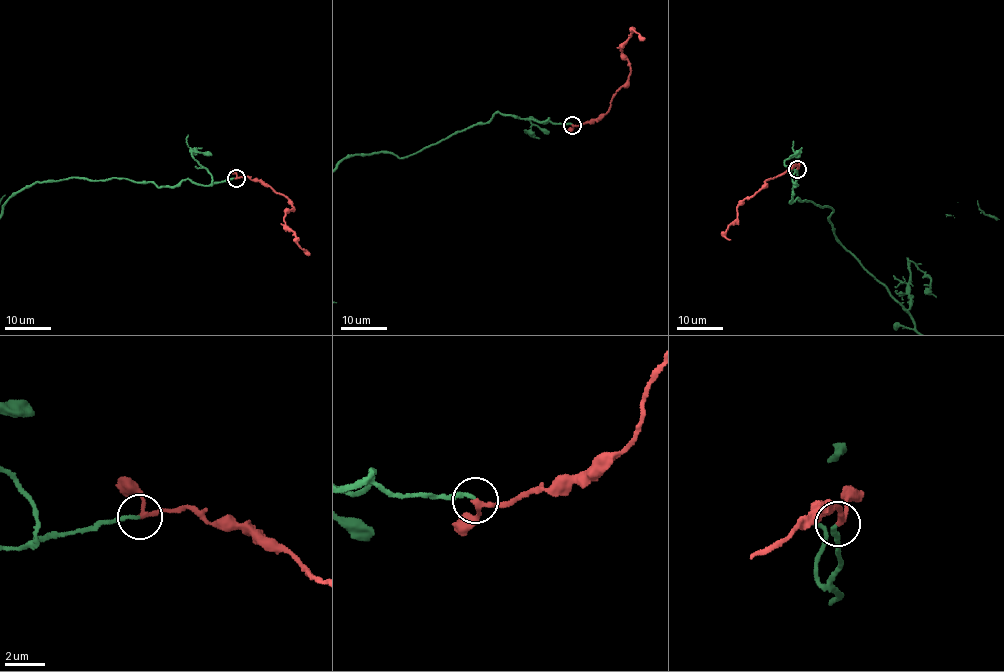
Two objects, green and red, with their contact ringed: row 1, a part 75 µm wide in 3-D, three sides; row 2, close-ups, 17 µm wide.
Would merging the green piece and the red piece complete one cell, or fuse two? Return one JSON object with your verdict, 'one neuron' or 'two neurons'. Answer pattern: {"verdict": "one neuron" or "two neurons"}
{"verdict": "one neuron"}

